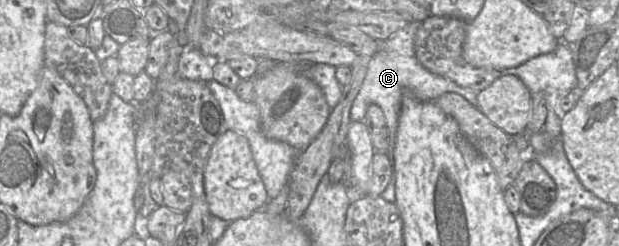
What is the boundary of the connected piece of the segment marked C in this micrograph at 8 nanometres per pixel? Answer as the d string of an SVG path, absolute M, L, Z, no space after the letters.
M408 22L402 29L384 41L378 52L371 57L363 84L351 106L352 122L363 121L367 108L371 104L378 105L385 116L389 133L387 155L394 166L394 148L398 127L401 101L403 96L411 95L421 101L434 101L444 93L457 93L477 107L477 94L470 88L464 88L443 76L431 73L423 67L415 54L415 34L420 23Z

